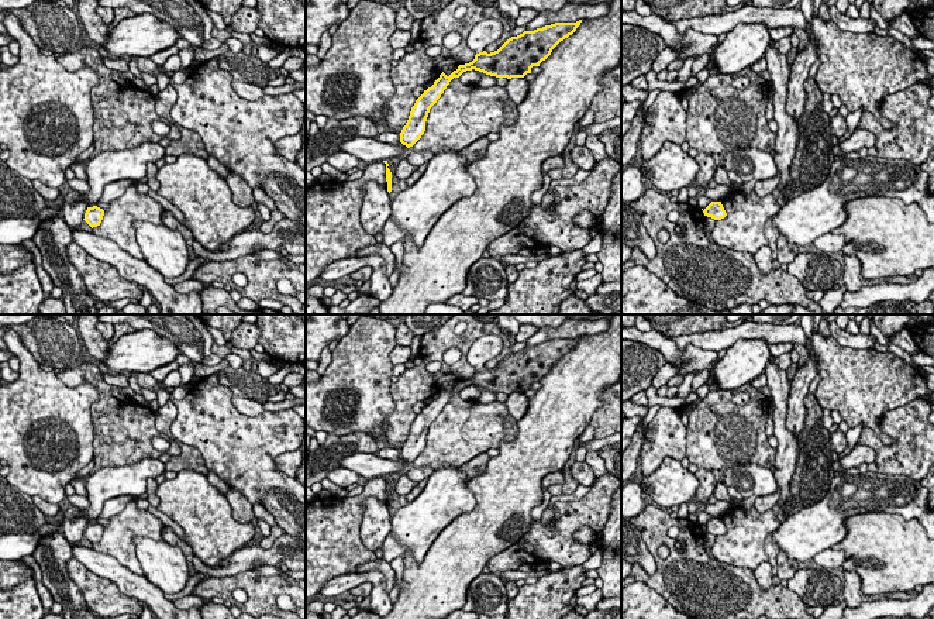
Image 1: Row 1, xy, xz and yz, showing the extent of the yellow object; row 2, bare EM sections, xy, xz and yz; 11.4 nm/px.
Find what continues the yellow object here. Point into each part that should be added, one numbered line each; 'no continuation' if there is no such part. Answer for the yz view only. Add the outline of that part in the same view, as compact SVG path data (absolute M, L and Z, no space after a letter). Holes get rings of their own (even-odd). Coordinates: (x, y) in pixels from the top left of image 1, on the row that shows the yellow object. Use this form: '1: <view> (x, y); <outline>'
no continuation

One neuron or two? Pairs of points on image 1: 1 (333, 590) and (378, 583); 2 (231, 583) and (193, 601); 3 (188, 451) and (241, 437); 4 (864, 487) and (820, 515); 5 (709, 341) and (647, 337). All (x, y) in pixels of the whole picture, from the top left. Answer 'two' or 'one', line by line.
1: one
2: two
3: two
4: one
5: two

